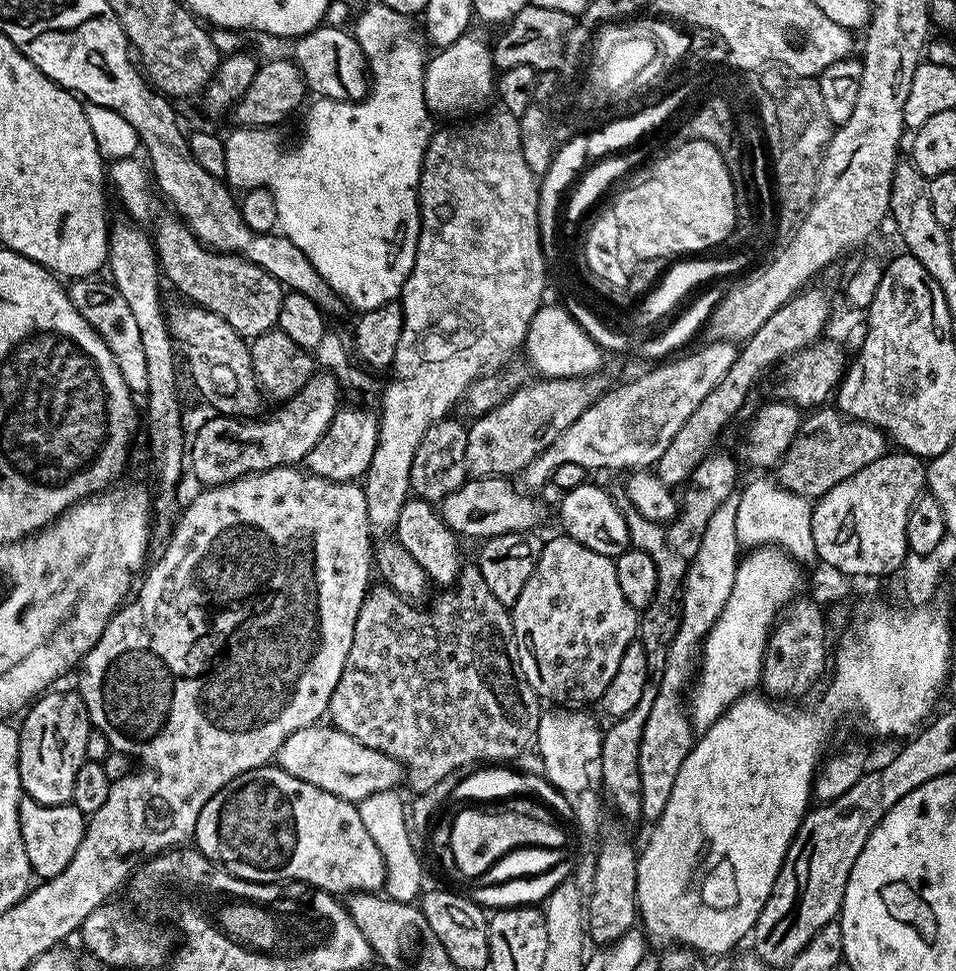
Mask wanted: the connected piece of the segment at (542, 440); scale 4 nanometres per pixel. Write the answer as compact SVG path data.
M571 376L561 380L540 378L537 381L537 384L525 383L517 388L494 410L475 417L467 425L466 466L473 477L512 478L520 474L524 467L550 447L602 392L596 378Z

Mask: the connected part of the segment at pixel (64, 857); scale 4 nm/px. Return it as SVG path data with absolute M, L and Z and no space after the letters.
M24 796L18 810L20 829L22 830L22 846L26 846L26 858L30 862L33 873L41 881L53 880L58 874L70 866L70 858L78 850L78 842L82 842L86 827L86 814L78 810L75 804L59 804L50 806L42 802L34 802L34 798Z

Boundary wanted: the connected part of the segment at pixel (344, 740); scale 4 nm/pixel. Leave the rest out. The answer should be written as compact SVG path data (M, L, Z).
M320 722L311 724L308 728L294 730L294 734L285 738L274 757L278 767L294 778L302 778L302 782L310 782L338 798L353 802L370 798L370 794L391 792L399 780L401 783L402 766L397 760L378 750L370 750L370 746L362 746L358 738L350 738L350 734L342 730L322 725Z

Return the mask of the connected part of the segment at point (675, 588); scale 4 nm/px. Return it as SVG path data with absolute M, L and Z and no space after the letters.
M716 450L705 456L694 474L690 474L687 484L682 488L684 497L679 497L678 511L670 522L648 520L635 510L627 513L632 544L650 554L658 570L658 590L654 590L654 598L638 616L638 643L642 650L646 650L649 673L660 674L666 666L670 646L674 646L674 636L678 634L684 605L684 579L688 567L694 554L698 554L698 546L702 546L702 534L706 534L706 525L710 518L714 518L714 510L718 510L718 506L722 506L722 502L726 502L726 498L737 491L736 479L739 476L735 458Z

